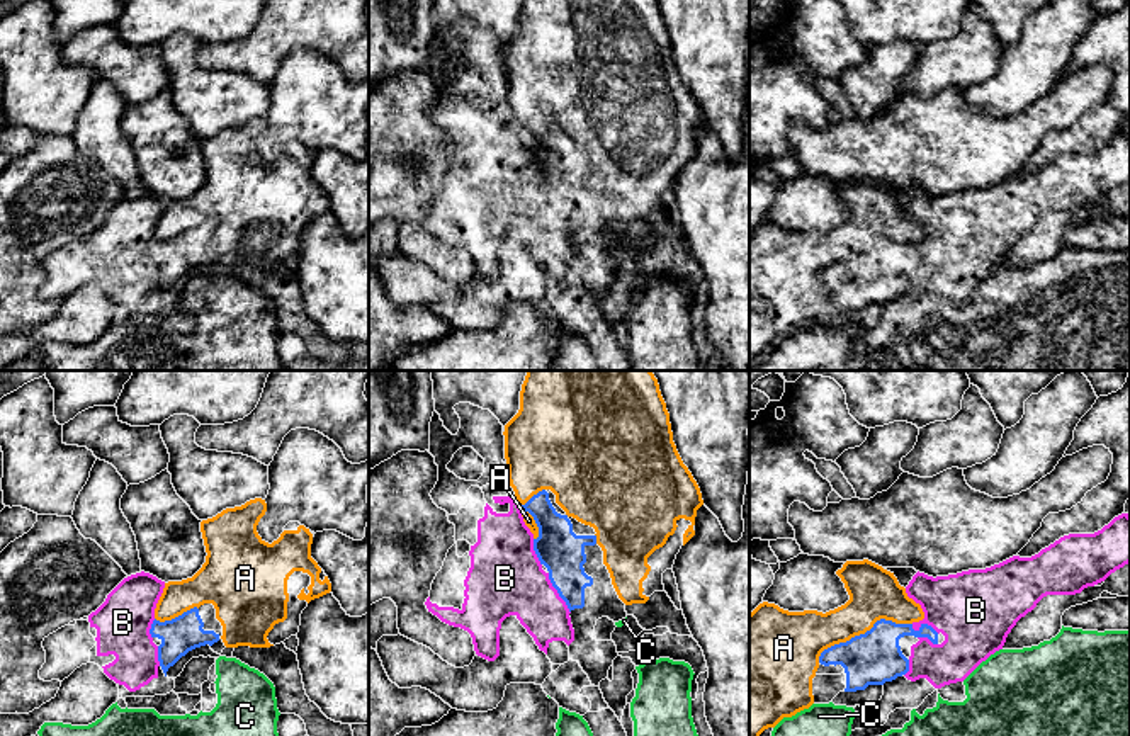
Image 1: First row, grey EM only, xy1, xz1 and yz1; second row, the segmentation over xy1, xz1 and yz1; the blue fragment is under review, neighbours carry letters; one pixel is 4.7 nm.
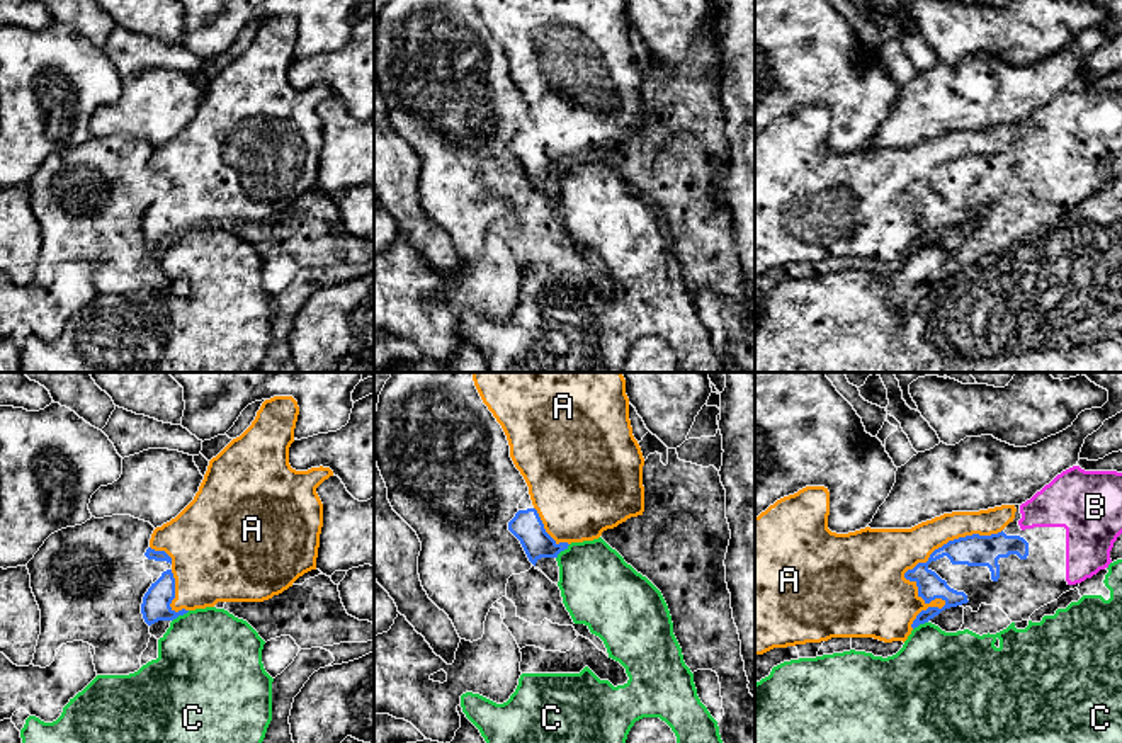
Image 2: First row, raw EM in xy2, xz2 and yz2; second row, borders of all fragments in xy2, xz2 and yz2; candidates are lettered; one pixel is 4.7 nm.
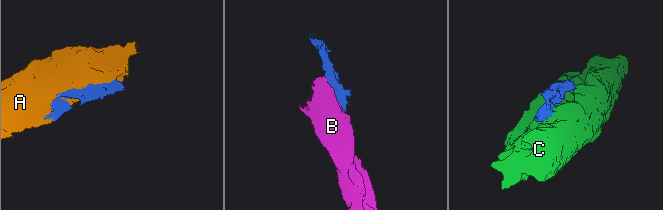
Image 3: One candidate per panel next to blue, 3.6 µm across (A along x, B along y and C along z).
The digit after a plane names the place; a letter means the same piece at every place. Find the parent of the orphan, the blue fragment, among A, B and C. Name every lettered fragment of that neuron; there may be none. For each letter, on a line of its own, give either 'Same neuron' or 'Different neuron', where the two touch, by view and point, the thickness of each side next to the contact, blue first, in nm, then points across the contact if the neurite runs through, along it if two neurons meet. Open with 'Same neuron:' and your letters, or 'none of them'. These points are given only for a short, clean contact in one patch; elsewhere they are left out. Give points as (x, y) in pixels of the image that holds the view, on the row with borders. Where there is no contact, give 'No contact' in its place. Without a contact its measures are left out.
Same neuron: A
A: Same neuron. Touches blue at yz2 (923, 563). Thickness 150 nm (blue) against 340 nm
B: Different neuron. Touches blue at xz1 (558, 592). Thickness 220 nm (blue) against 340 nm
C: Different neuron. Touches blue at xy2 (181, 614). Thickness 130 nm (blue) against 480 nm. Boundary: xy2 (189, 611), (172, 621)

